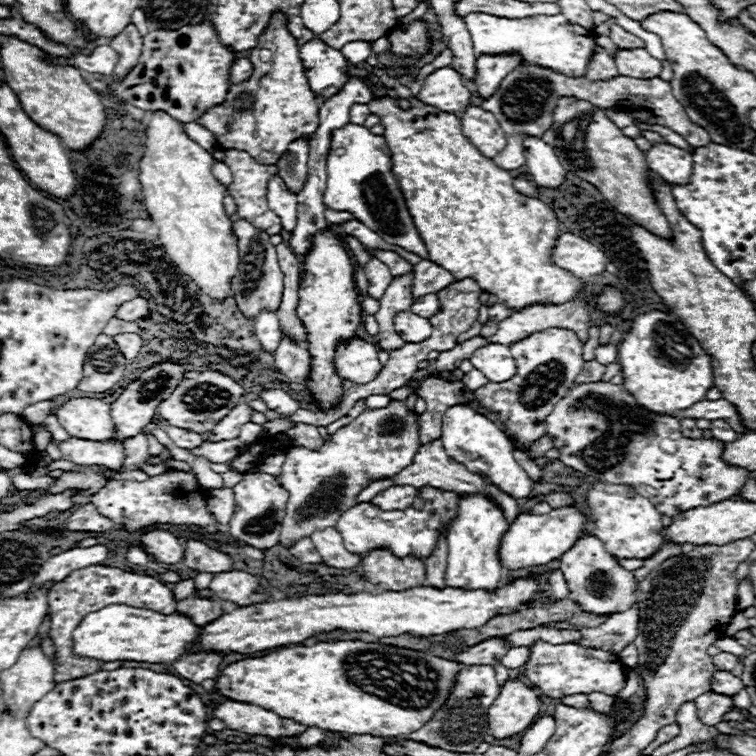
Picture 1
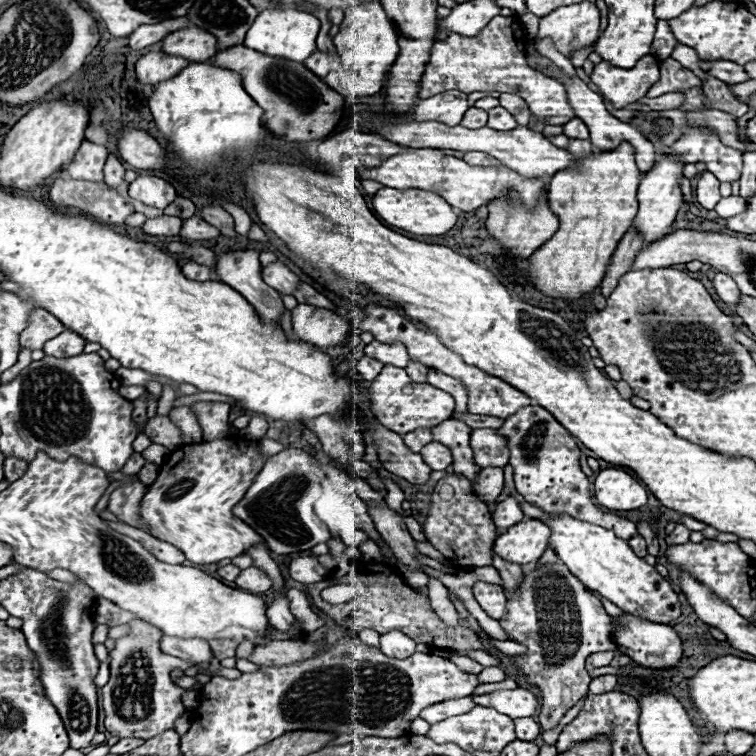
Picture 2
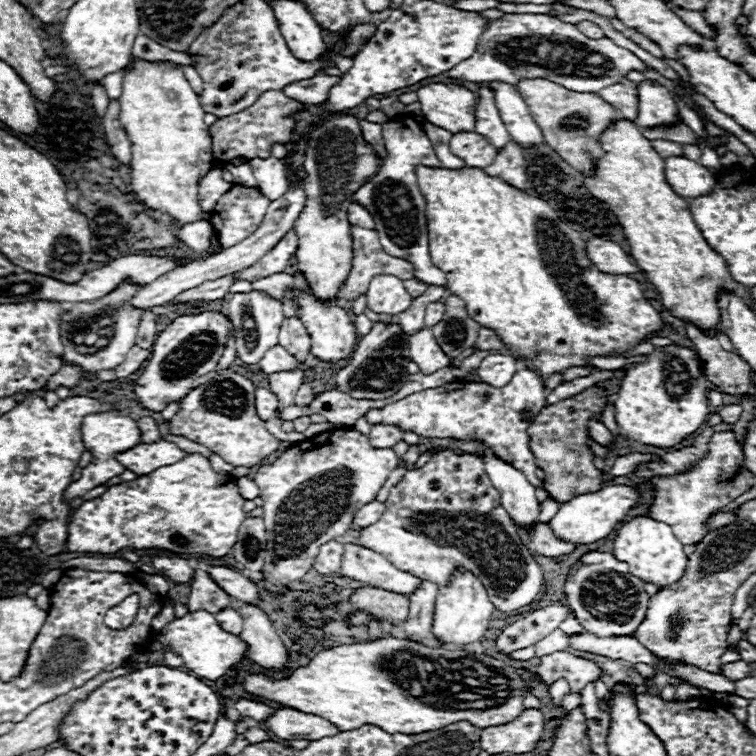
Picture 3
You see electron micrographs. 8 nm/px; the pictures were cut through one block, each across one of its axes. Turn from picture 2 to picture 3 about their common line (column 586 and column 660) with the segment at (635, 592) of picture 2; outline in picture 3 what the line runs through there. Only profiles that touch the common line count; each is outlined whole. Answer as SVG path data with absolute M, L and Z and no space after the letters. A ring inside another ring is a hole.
M636 516L622 524L622 528L614 538L614 556L626 562L630 566L630 572L642 578L642 582L656 584L658 588L678 582L684 576L686 562L688 562L688 556L684 554L684 546L672 534L672 528L648 516Z

